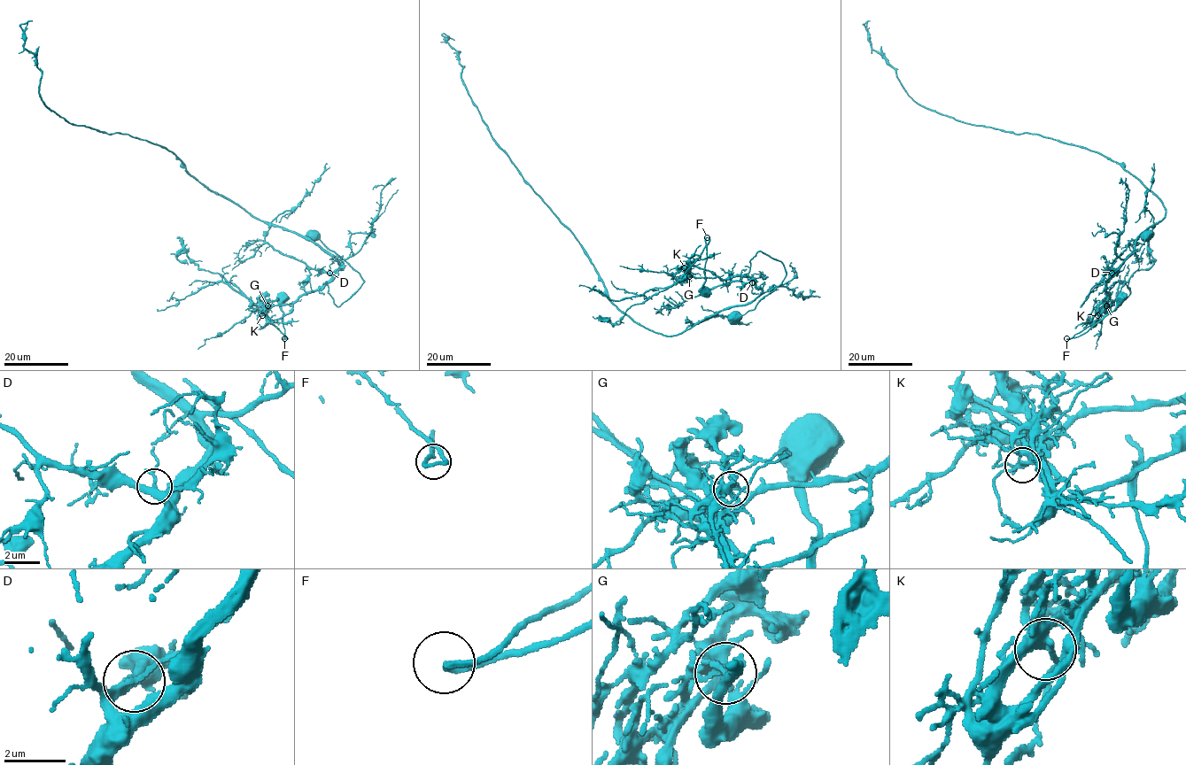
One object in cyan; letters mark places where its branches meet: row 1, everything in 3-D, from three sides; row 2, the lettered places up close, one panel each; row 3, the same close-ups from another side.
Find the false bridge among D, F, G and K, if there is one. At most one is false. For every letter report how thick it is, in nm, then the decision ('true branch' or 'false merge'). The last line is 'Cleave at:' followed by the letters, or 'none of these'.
D: 190 nm | true branch
F: 200 nm | true branch
G: 170 nm | false merge
K: 280 nm | true branch
Cleave at: G

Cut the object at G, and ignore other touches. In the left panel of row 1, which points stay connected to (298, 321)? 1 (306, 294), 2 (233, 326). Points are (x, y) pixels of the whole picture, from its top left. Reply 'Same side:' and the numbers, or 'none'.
Same side: none

